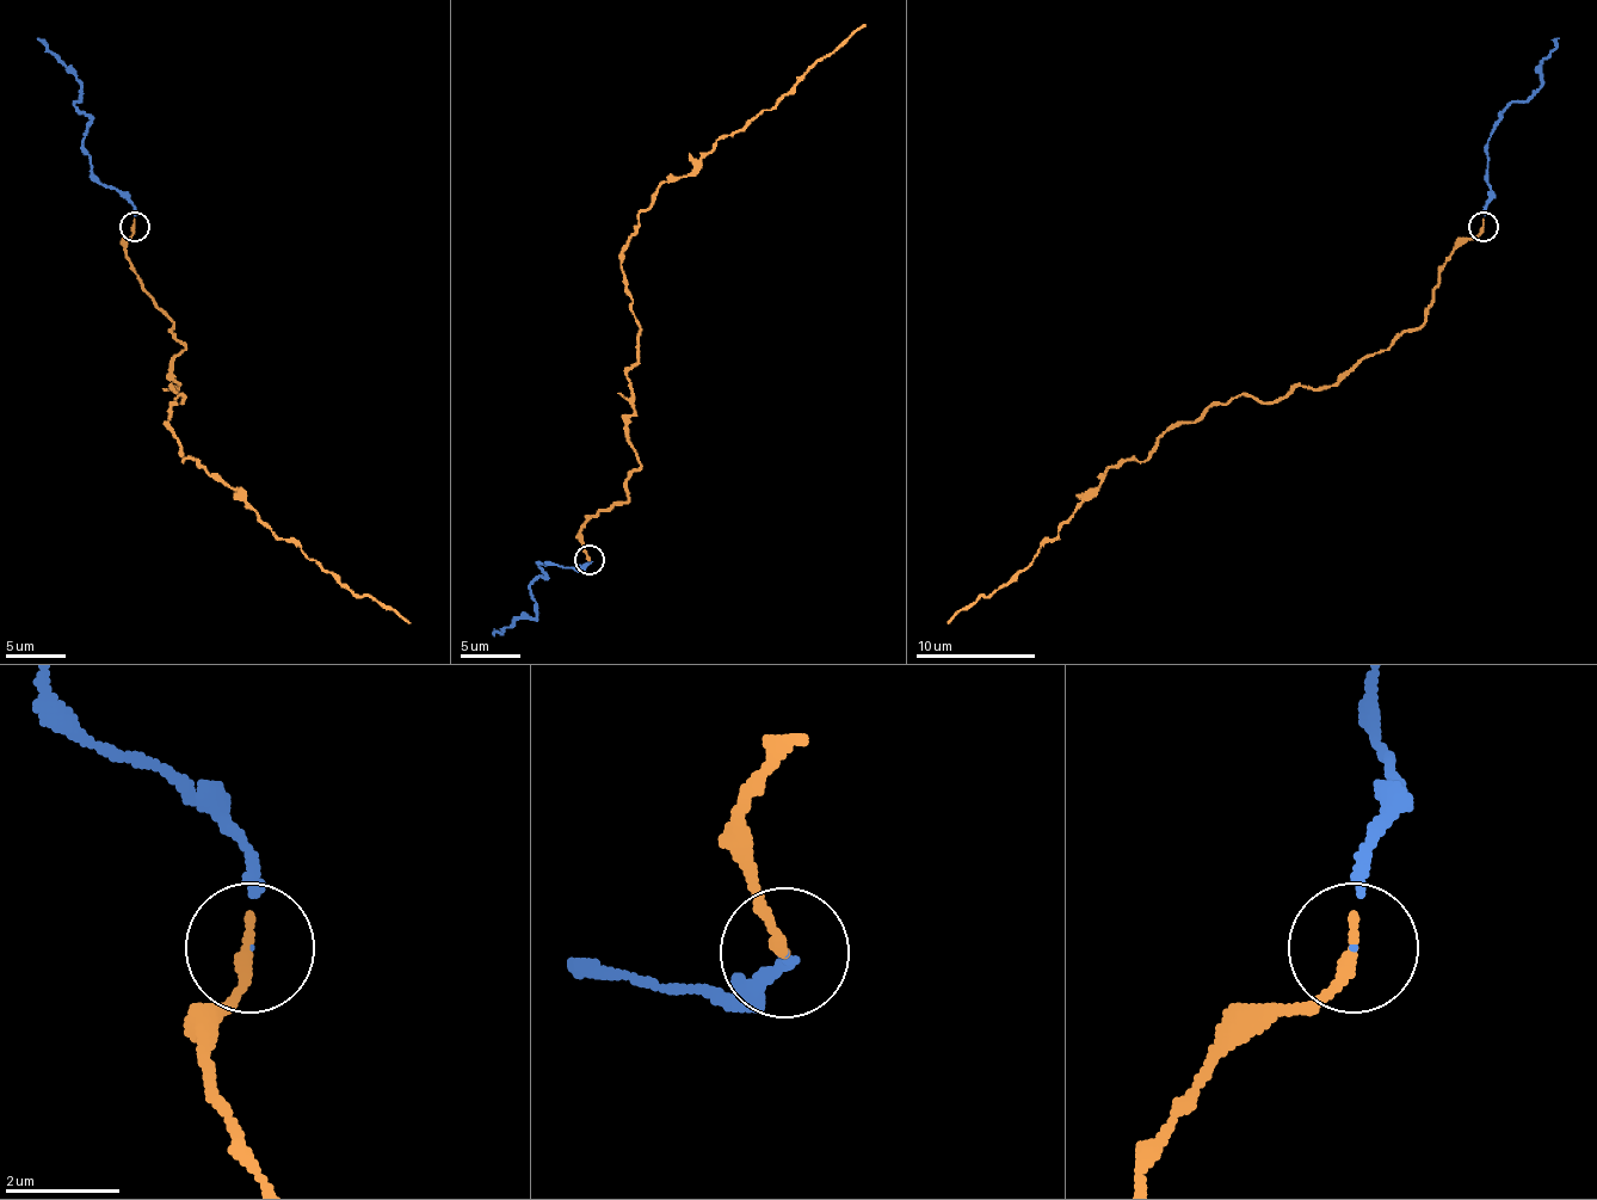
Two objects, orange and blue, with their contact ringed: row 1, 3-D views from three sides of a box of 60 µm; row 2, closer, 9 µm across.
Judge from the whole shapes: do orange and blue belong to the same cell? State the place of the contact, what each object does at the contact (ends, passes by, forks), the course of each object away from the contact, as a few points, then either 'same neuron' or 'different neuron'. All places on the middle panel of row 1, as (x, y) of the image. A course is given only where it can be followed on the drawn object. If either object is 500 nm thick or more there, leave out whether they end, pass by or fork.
place (590, 560); orange ends; blue ends; course orange (589, 559), (579, 529), (624, 503), (639, 463), (627, 434), (639, 324), (621, 270), (639, 213), (865, 25); course blue (589, 559), (579, 568), (537, 565), (543, 577), (529, 586), (535, 619), (517, 619), (493, 637); same neuron

